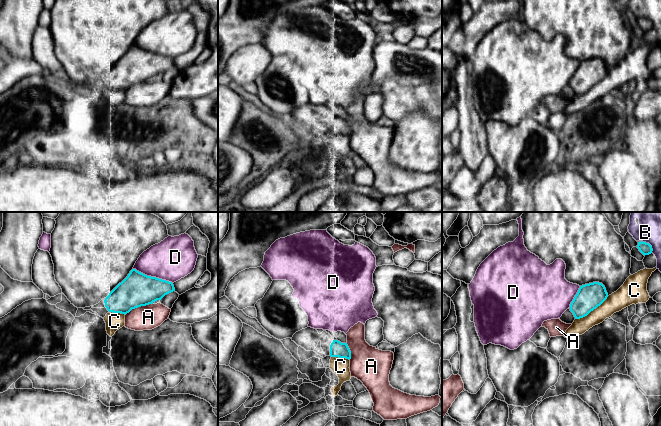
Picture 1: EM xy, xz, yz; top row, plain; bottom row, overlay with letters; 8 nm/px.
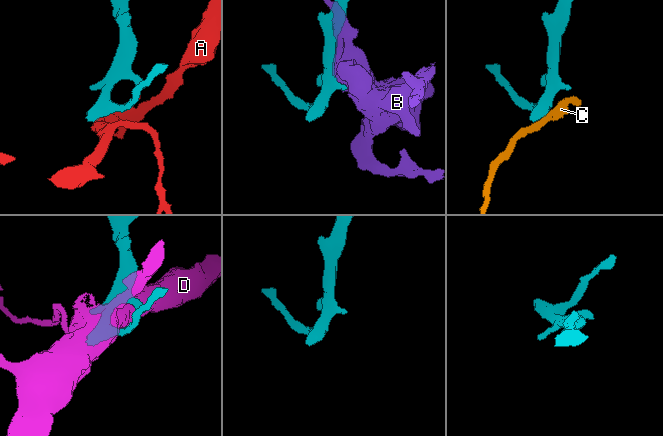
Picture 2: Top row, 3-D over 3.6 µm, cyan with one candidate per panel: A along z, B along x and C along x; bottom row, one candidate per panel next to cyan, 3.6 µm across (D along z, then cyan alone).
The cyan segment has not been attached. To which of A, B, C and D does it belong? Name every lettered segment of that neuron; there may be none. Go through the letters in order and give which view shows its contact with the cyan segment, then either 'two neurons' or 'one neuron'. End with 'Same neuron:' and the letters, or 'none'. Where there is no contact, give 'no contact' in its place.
A: xy | two neurons
B: yz | two neurons
C: yz | two neurons
D: xy | two neurons
Same neuron: none

